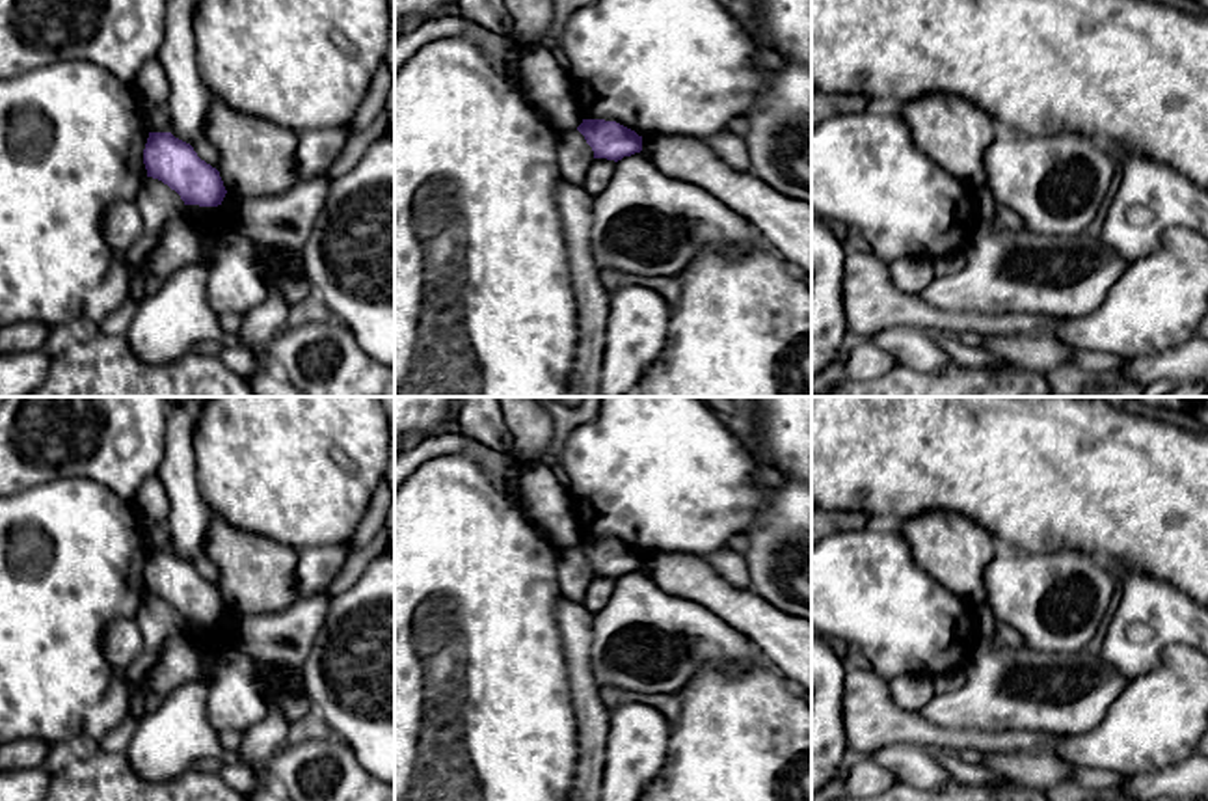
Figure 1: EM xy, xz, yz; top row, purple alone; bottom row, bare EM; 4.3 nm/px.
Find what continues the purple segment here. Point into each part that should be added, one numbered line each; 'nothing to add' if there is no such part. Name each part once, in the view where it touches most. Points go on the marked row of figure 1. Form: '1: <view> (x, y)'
nothing to add

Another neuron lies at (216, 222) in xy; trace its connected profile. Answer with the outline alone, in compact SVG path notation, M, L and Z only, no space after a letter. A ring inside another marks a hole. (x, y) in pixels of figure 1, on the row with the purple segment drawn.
M221 205L212 207L203 214L201 227L218 240L227 233L235 233L235 216Z

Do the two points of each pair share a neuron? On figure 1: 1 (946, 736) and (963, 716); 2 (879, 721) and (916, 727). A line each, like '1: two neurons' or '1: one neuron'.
1: two neurons
2: one neuron

